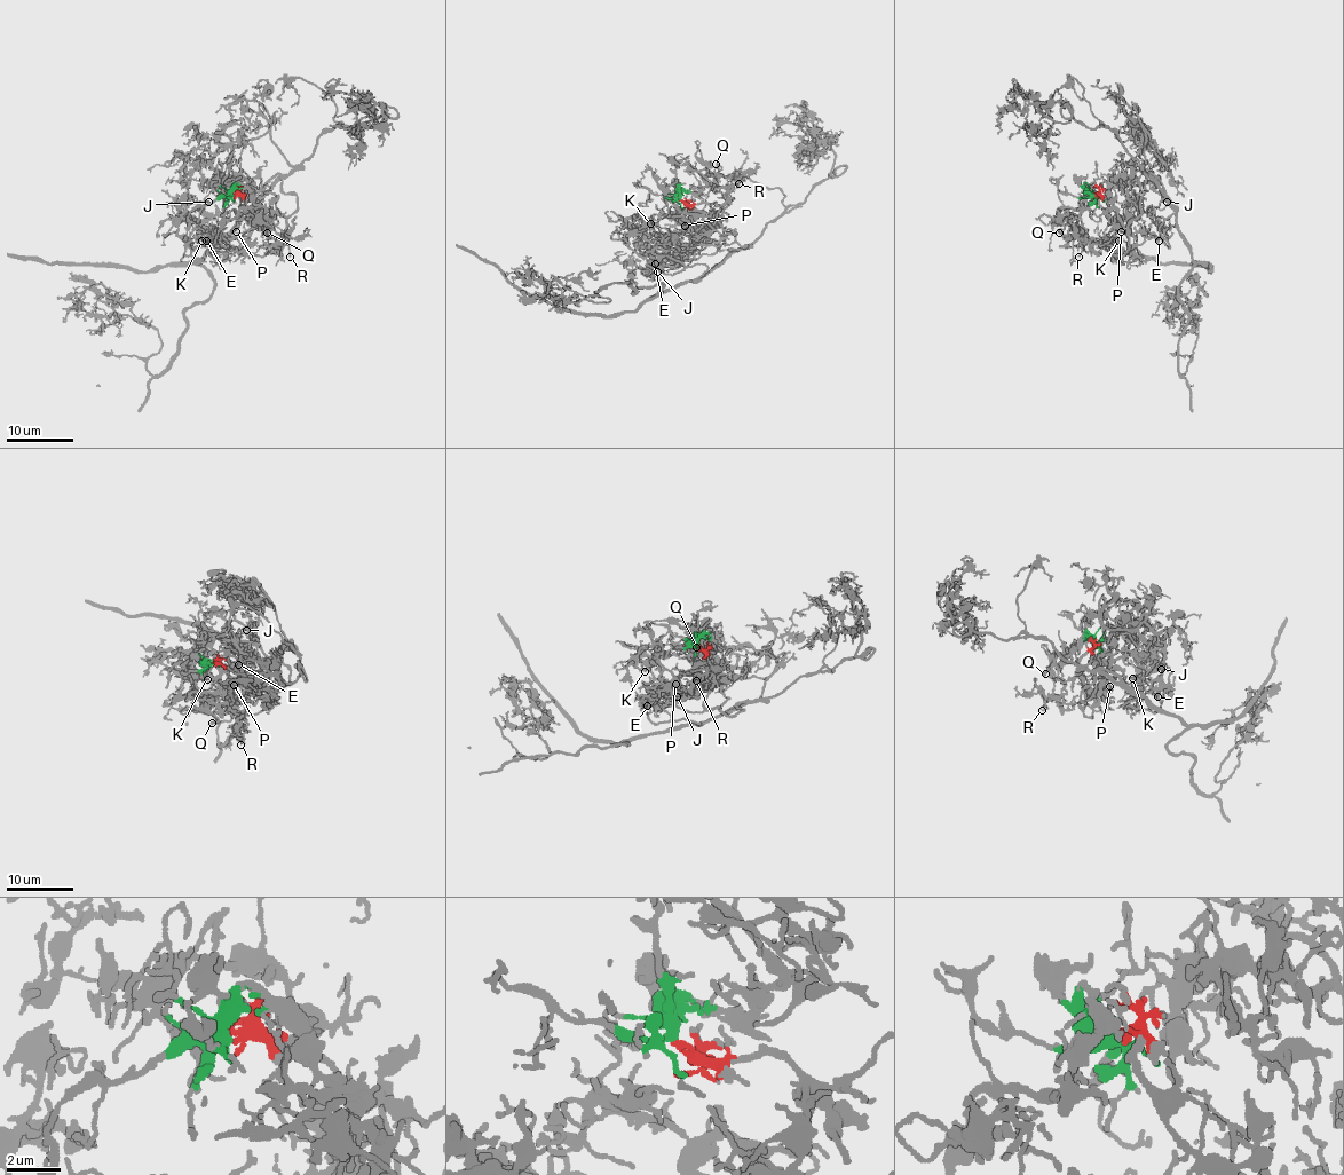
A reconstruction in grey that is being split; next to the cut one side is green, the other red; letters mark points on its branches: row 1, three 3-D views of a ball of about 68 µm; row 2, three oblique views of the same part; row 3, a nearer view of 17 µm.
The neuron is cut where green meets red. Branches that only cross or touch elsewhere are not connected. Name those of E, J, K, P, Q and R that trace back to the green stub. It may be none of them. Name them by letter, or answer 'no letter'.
Q, R

